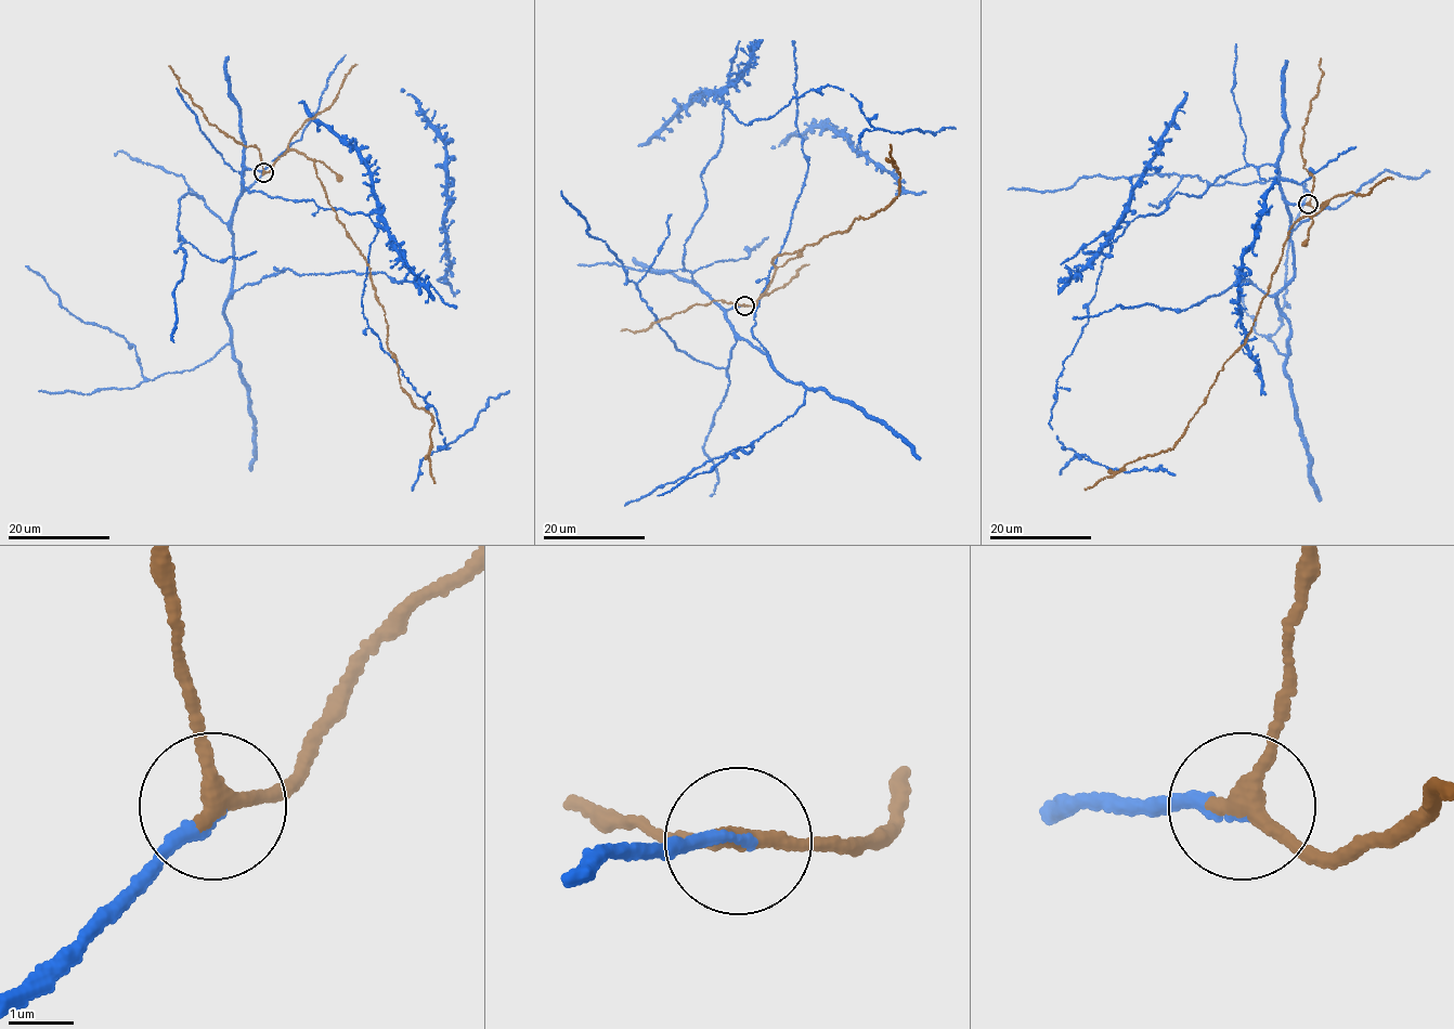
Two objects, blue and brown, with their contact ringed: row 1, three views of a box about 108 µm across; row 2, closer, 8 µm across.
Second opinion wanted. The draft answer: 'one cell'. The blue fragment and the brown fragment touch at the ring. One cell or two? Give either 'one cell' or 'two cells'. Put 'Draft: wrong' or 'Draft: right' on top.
Draft: right
one cell

